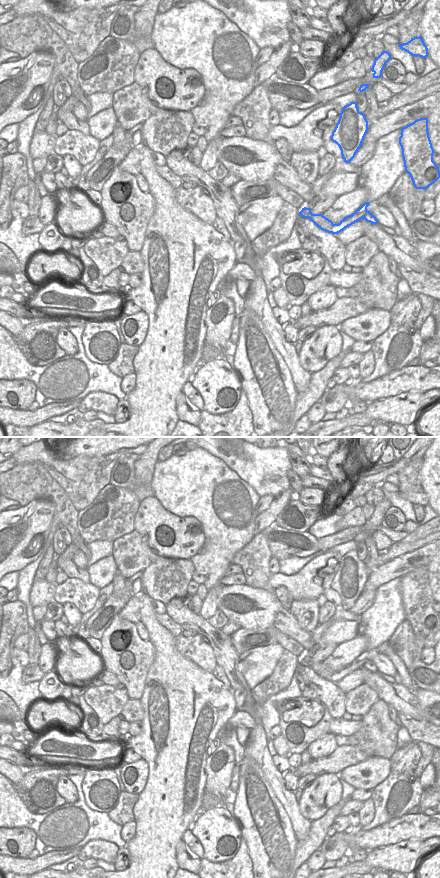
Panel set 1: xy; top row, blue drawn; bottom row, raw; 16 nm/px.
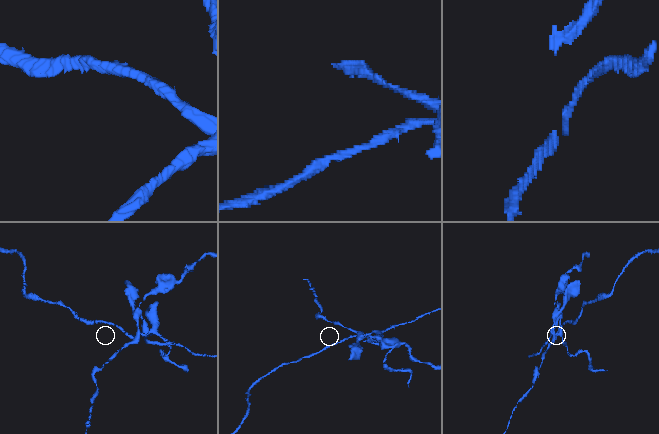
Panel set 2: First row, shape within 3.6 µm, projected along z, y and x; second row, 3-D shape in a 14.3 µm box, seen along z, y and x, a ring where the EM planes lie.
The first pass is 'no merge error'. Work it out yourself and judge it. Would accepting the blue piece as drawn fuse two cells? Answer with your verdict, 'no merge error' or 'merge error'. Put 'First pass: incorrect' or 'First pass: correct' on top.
First pass: incorrect
merge error

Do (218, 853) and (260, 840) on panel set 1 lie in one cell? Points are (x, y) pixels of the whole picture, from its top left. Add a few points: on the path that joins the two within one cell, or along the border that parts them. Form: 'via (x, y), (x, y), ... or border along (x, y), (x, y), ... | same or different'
border along (233, 818), (239, 826), (242, 837) | different

